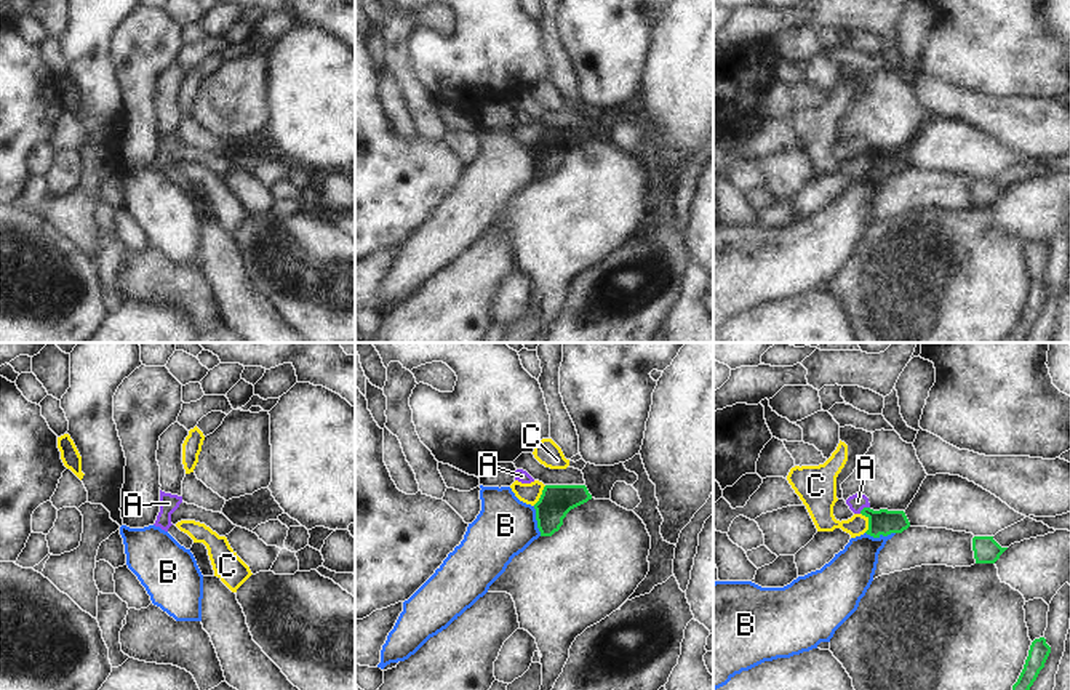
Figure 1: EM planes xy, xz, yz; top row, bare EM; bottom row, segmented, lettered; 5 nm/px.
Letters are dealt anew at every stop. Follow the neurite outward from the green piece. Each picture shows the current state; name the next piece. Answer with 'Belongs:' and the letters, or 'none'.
Belongs: none

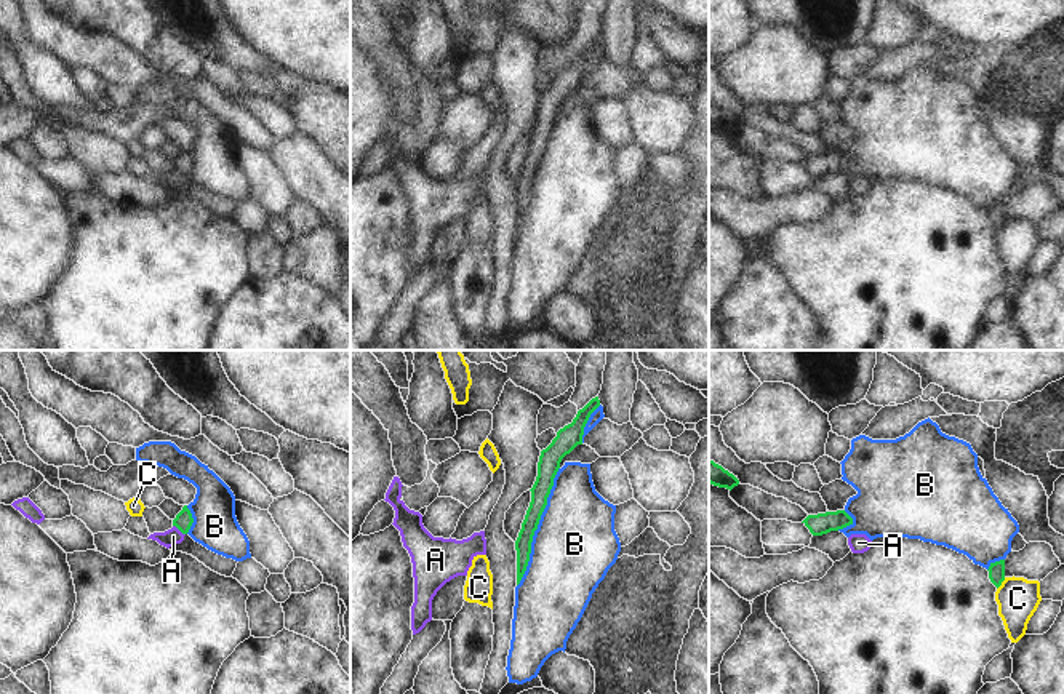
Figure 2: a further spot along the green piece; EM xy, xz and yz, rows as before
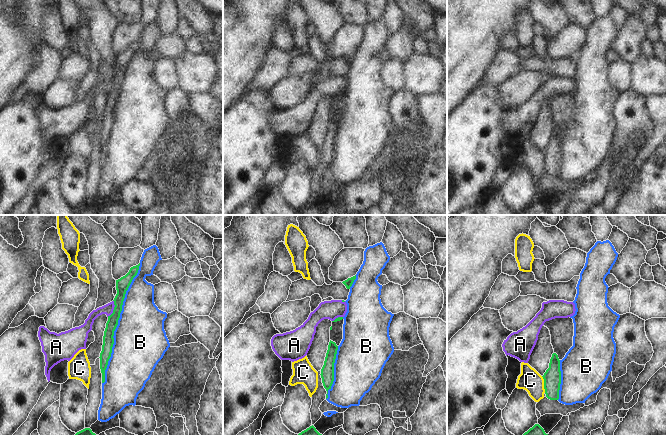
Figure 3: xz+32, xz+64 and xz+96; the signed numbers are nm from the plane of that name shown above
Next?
Belongs: none

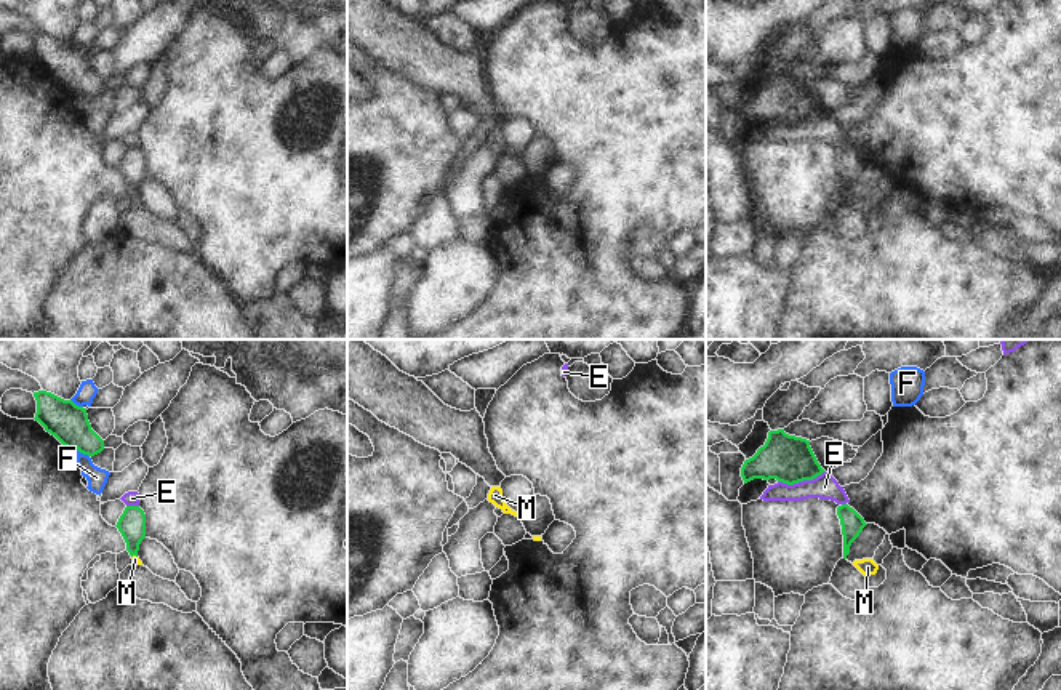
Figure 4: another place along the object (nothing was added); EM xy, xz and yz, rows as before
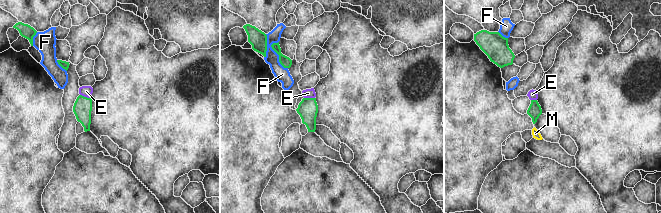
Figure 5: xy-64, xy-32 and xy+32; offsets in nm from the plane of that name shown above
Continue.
Belongs: M

